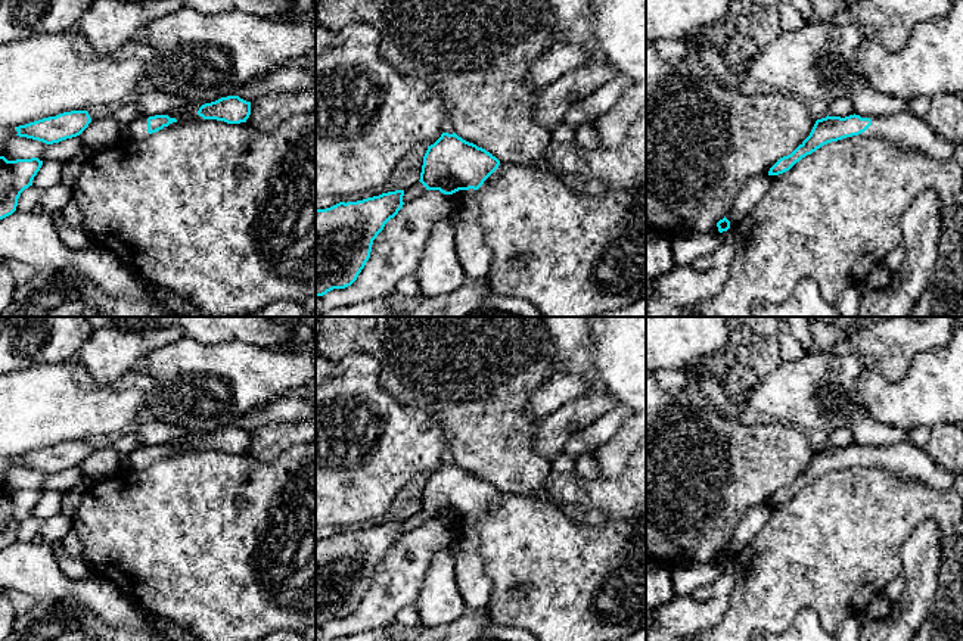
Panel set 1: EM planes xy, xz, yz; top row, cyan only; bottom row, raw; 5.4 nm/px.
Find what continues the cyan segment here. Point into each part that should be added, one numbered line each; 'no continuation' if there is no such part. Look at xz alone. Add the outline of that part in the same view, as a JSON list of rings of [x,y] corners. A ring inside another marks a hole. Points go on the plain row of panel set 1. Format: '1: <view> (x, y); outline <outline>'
1: xz (475, 585); outline [[[459,520],[444,526],[453,536],[451,551],[457,589],[467,609],[482,613],[493,594],[493,579],[485,573],[476,520]]]

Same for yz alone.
1: yz (904, 459); outline [[[908,441],[895,444],[895,445],[885,445],[885,446],[861,446],[870,448],[872,455],[861,464],[860,467],[873,467],[873,469],[883,469],[891,473],[895,473],[905,479],[919,480],[928,486],[935,489],[951,489],[957,474],[951,473],[939,466],[936,466],[929,455],[925,452],[923,448],[913,445]]]

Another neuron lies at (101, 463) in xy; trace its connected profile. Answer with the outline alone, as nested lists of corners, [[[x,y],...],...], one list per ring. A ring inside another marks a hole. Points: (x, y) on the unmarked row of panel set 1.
[[[131,429],[124,432],[115,442],[103,448],[91,449],[88,457],[77,466],[93,482],[117,473],[118,460],[142,445],[139,435]]]

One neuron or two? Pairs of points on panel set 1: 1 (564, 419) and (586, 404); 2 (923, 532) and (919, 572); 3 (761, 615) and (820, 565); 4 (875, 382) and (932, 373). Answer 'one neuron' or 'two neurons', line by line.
1: one neuron
2: one neuron
3: one neuron
4: one neuron

